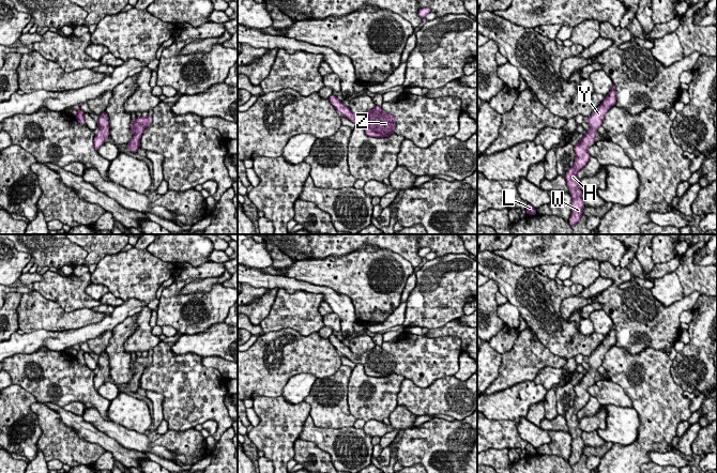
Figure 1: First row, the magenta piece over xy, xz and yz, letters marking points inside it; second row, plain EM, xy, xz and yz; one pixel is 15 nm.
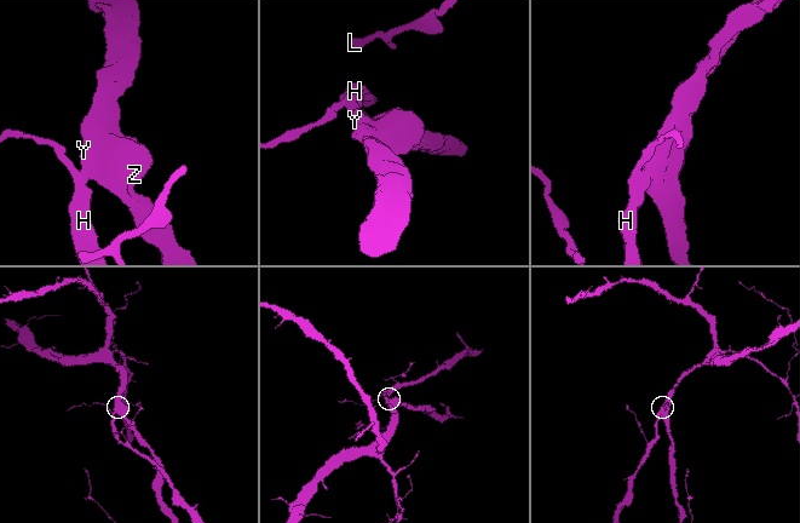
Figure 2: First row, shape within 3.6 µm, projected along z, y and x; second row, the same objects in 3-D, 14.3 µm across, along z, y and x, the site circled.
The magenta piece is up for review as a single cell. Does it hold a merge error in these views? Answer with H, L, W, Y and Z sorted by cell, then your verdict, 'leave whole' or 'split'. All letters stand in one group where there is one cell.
groups H L W Y Z; leave whole

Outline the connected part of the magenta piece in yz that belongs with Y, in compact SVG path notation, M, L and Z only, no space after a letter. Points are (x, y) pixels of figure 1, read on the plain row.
M613 324L610 333L606 335L604 341L589 356L588 363L590 365L590 369L585 371L583 377L575 385L575 402L565 414L567 426L571 434L571 455L569 458L570 466L575 466L580 460L583 455L583 447L585 446L582 440L582 430L579 428L580 421L578 419L577 413L586 405L590 398L588 388L595 382L594 378L598 367L602 365L605 354L612 346L615 345L615 342L615 325Z

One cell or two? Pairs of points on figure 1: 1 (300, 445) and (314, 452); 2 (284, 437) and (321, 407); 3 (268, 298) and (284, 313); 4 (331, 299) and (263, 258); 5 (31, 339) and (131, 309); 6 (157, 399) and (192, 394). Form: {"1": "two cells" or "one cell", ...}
{"1": "one cell", "2": "two cells", "3": "two cells", "4": "two cells", "5": "one cell", "6": "two cells"}

